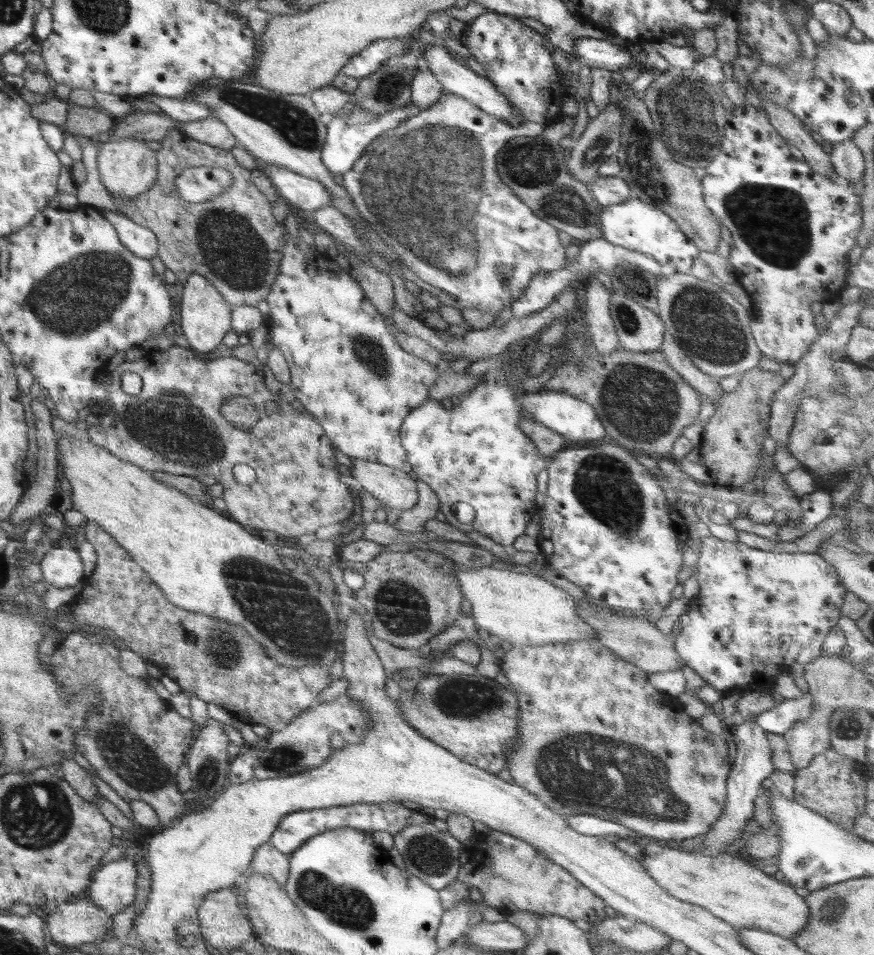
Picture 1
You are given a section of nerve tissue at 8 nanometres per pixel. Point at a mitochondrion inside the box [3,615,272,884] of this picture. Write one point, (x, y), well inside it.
(127, 755)

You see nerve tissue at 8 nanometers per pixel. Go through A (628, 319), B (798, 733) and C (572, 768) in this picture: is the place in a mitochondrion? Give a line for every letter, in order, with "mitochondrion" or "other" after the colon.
A: mitochondrion
B: other
C: mitochondrion

